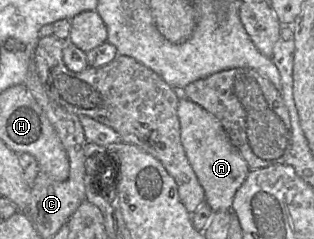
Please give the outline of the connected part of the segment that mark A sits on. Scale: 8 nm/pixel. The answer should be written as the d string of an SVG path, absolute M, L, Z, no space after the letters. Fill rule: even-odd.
M187 98L179 100L177 114L181 143L204 190L205 203L213 212L231 211L235 193L245 181L250 168L215 116Z

